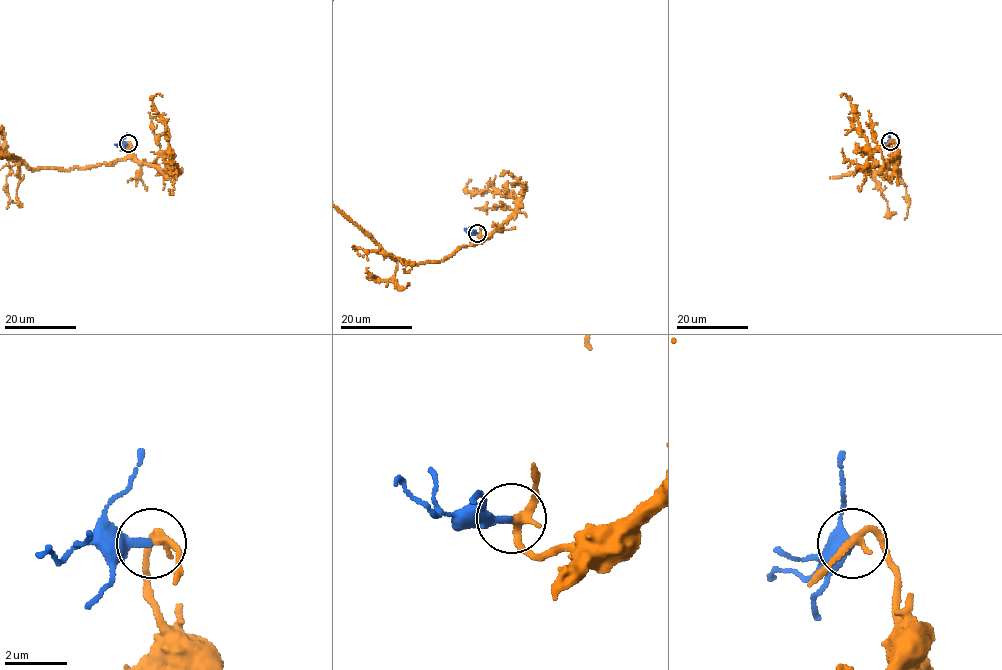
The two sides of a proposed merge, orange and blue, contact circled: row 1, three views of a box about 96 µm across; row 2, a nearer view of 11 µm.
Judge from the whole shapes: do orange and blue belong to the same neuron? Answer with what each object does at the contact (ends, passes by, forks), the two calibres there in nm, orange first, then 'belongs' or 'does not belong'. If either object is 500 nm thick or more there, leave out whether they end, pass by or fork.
orange passes by; blue ends; calibres 240 and 260 nm; belongs

